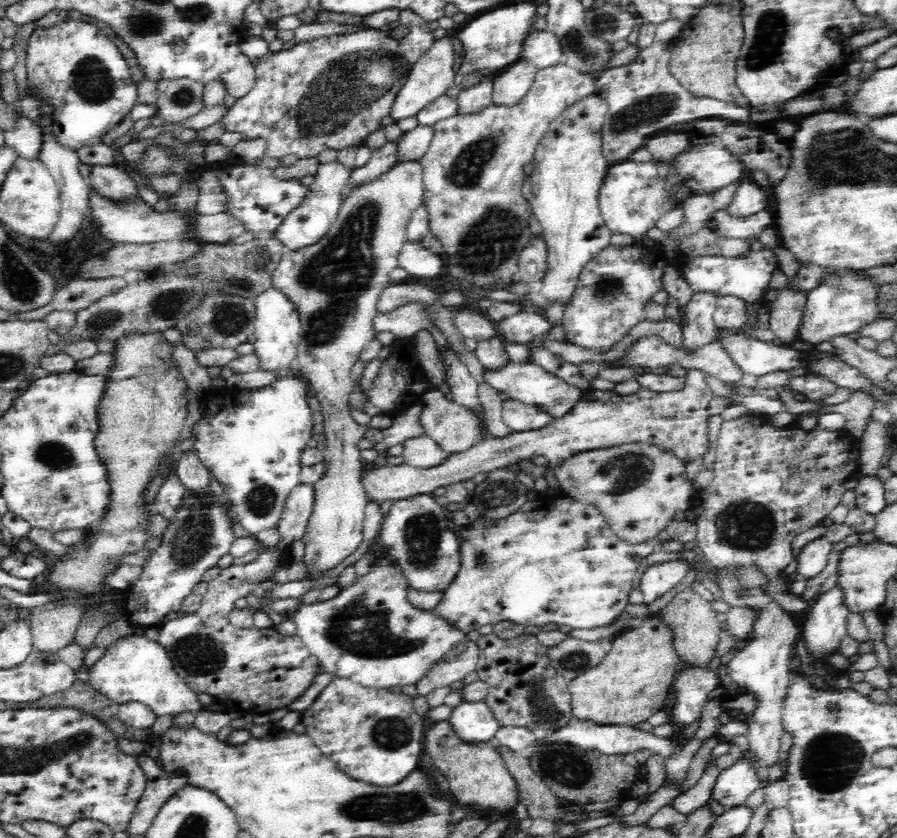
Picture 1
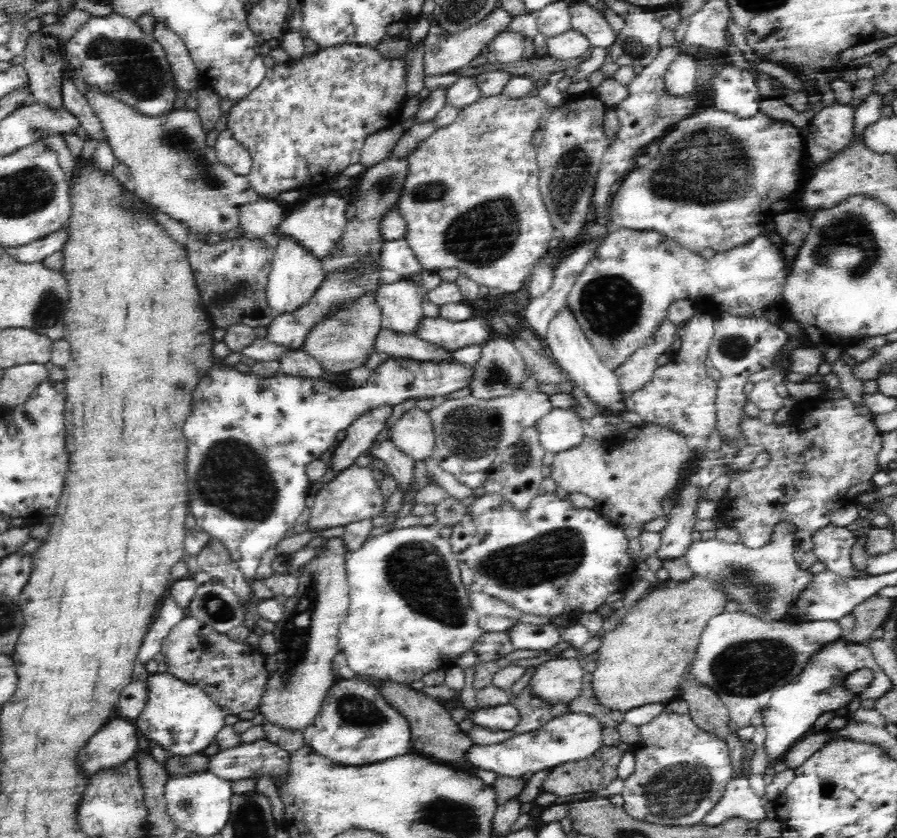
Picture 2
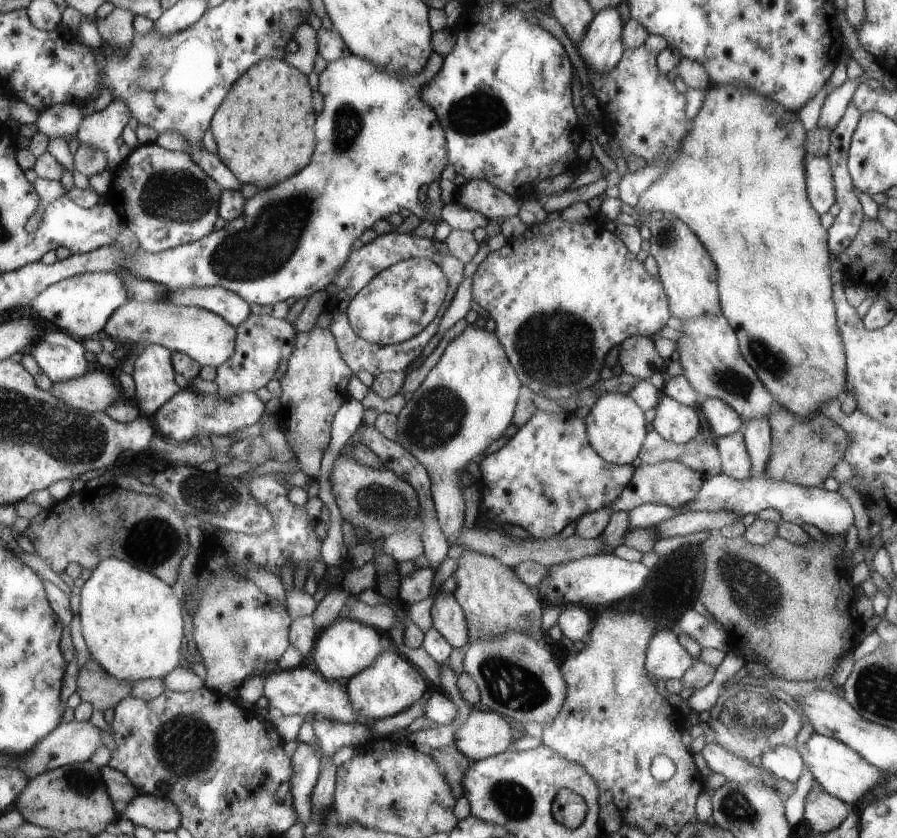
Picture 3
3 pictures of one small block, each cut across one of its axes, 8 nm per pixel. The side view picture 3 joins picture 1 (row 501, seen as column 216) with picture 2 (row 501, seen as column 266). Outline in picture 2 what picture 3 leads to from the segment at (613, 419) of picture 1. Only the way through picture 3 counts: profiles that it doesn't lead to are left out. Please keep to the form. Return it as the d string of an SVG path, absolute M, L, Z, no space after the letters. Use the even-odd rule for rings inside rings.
M354 463L342 471L340 475L315 491L315 501L310 508L308 530L324 530L334 526L346 526L351 522L374 518L381 515L384 500L380 487L371 473L372 467L362 468Z

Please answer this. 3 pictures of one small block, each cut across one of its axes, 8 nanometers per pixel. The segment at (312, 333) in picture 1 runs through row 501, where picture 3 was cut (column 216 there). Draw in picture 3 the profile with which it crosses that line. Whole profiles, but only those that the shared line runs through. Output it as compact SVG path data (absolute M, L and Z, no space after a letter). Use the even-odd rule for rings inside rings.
M129 300L116 313L112 314L104 332L118 346L132 348L139 343L158 344L172 352L187 354L201 367L217 367L230 360L237 345L236 327L227 319L220 318L209 310L200 307L180 306L173 302L138 302Z

